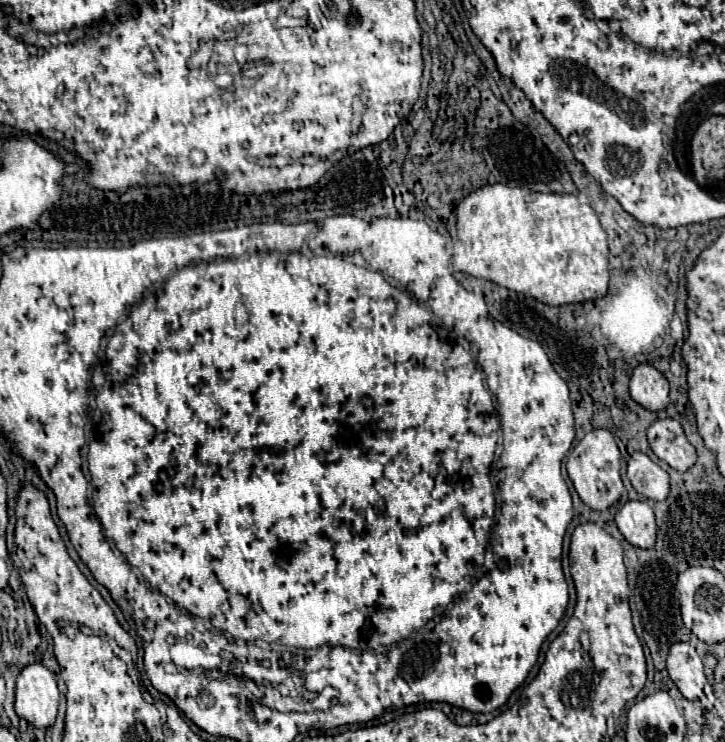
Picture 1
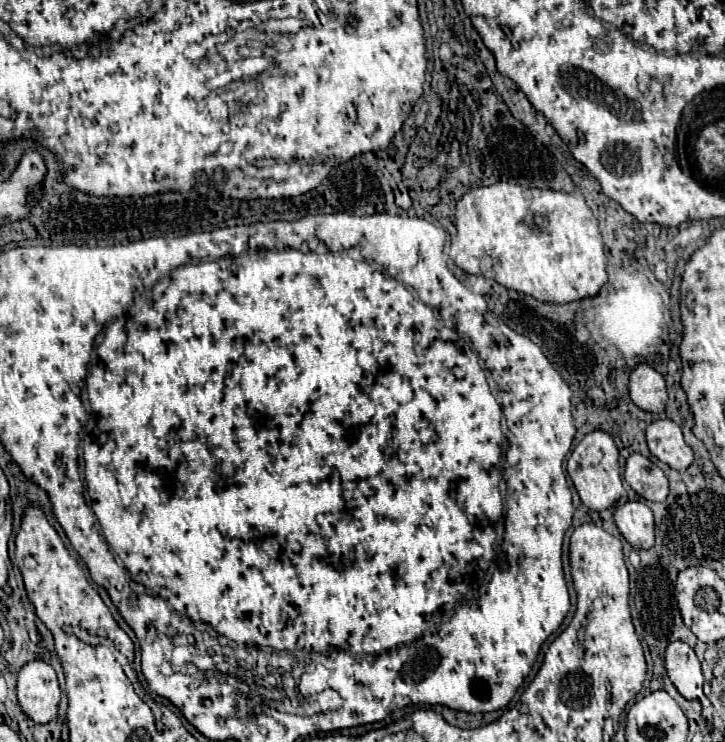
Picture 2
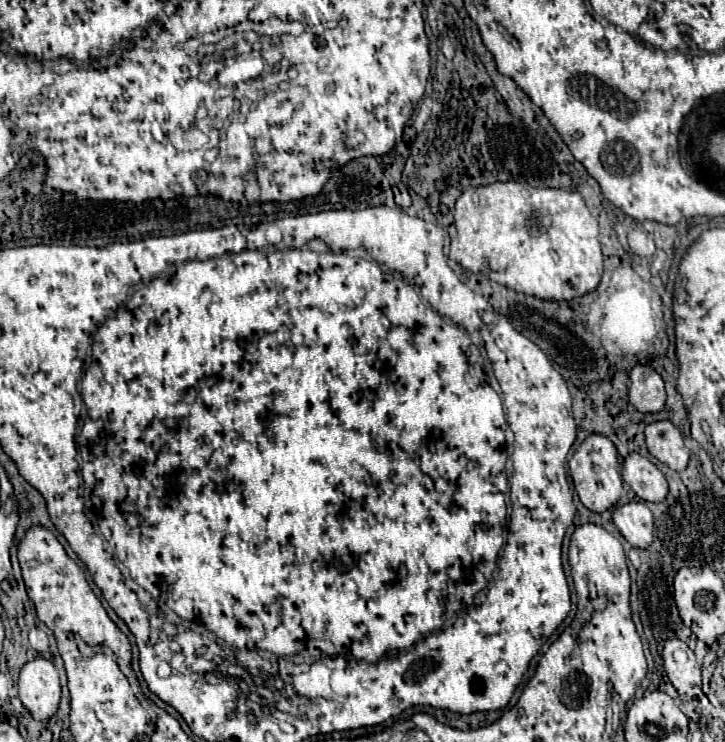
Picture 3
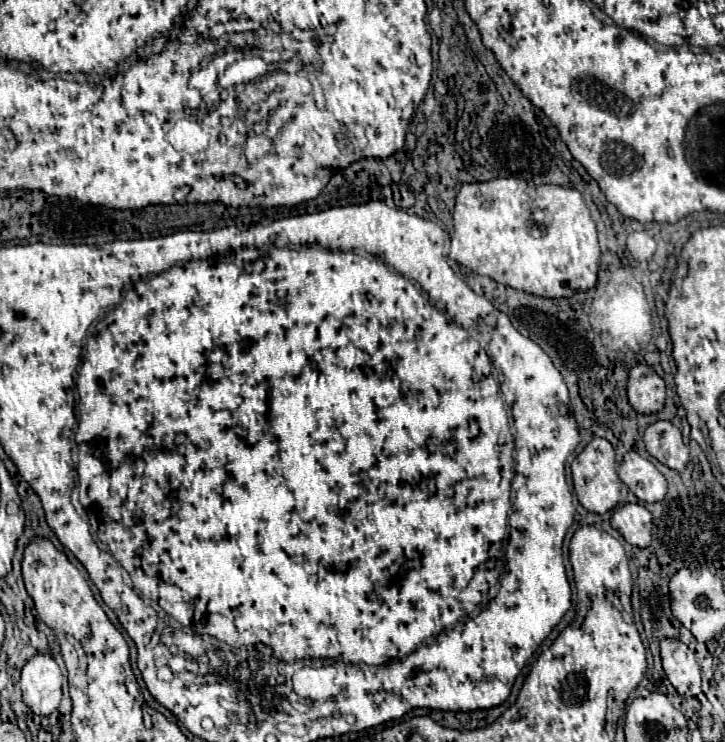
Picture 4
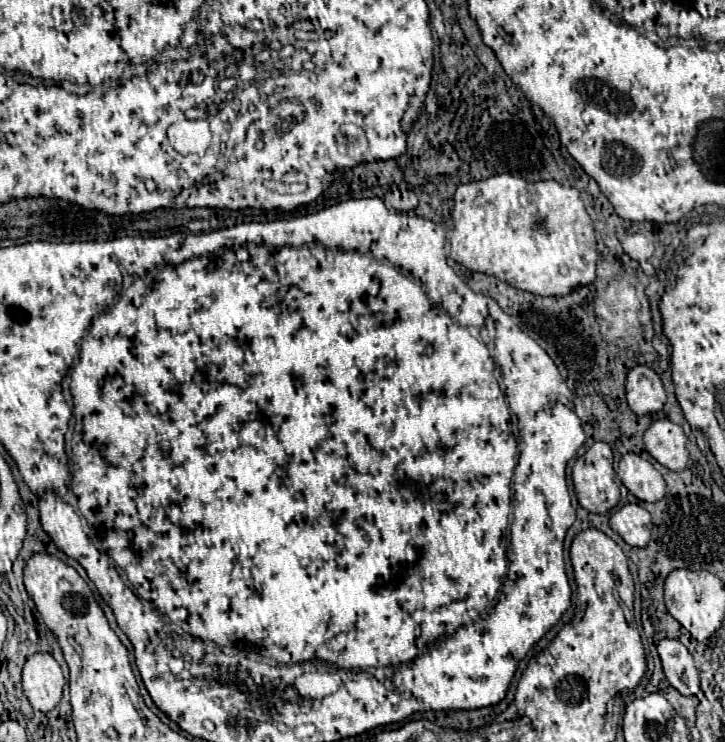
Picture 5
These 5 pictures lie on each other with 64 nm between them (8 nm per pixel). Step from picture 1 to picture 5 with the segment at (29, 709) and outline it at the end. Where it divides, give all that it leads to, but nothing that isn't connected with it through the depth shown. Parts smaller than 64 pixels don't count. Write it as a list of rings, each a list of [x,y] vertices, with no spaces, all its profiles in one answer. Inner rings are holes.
[[[36,652],[26,660],[22,670],[22,688],[36,710],[52,710],[62,698],[62,686],[62,668],[50,652]]]

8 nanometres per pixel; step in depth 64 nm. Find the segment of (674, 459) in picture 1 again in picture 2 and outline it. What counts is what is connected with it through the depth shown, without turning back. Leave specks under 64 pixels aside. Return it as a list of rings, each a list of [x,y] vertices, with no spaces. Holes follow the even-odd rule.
[[[656,420],[648,426],[646,432],[648,448],[652,456],[656,456],[660,462],[678,472],[684,472],[692,464],[694,454],[690,446],[686,446],[680,426],[676,426],[672,420]]]

